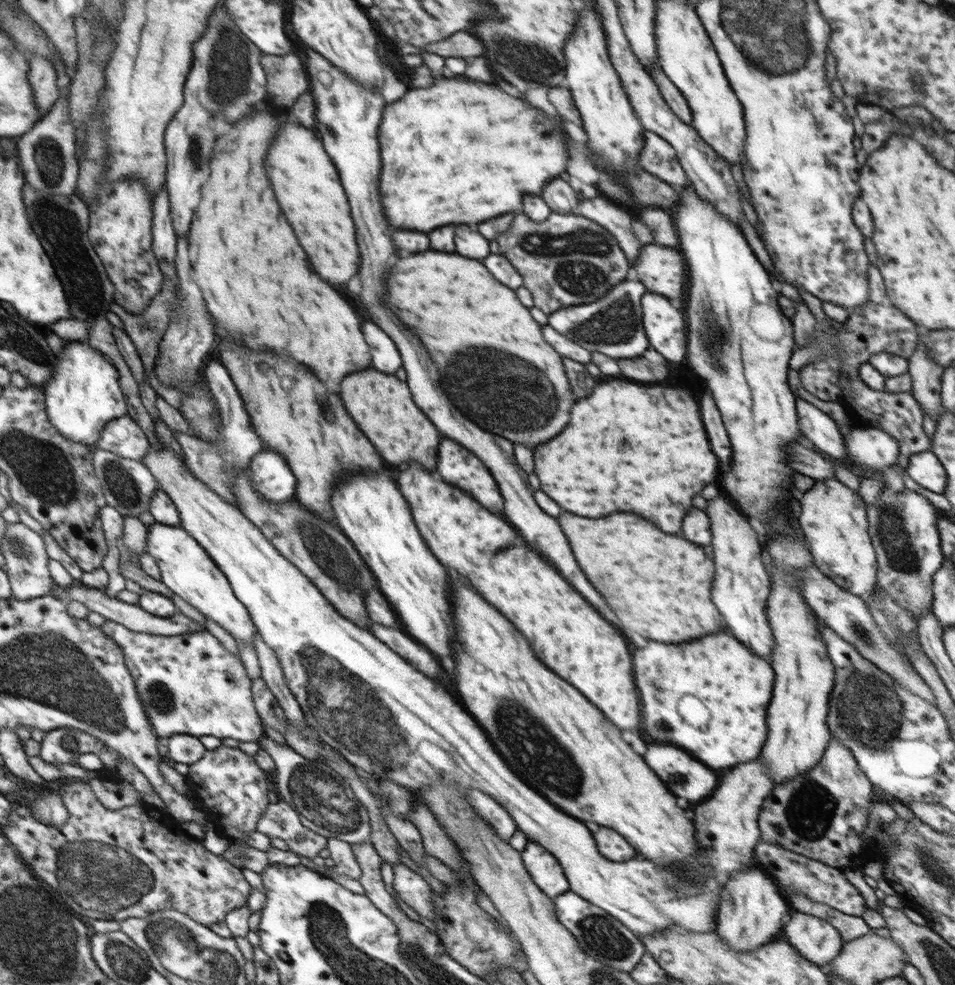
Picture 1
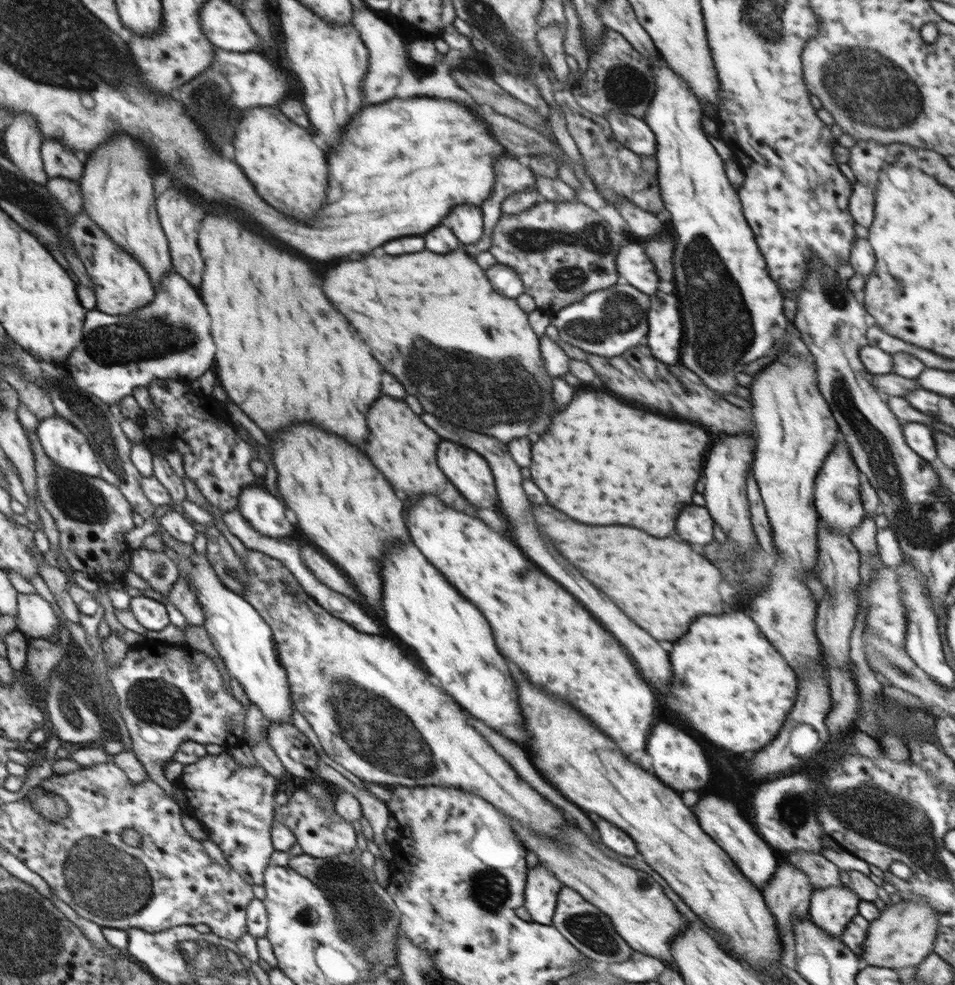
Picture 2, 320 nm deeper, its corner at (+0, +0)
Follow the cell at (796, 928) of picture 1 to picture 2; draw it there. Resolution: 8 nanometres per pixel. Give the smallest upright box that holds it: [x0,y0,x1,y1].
[809,885,860,937]

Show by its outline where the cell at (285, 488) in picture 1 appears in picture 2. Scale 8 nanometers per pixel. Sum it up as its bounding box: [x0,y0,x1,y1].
[237,482,294,538]

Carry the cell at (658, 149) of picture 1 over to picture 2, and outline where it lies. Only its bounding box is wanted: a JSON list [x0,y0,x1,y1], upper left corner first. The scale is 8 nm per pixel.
[605,111,656,158]

